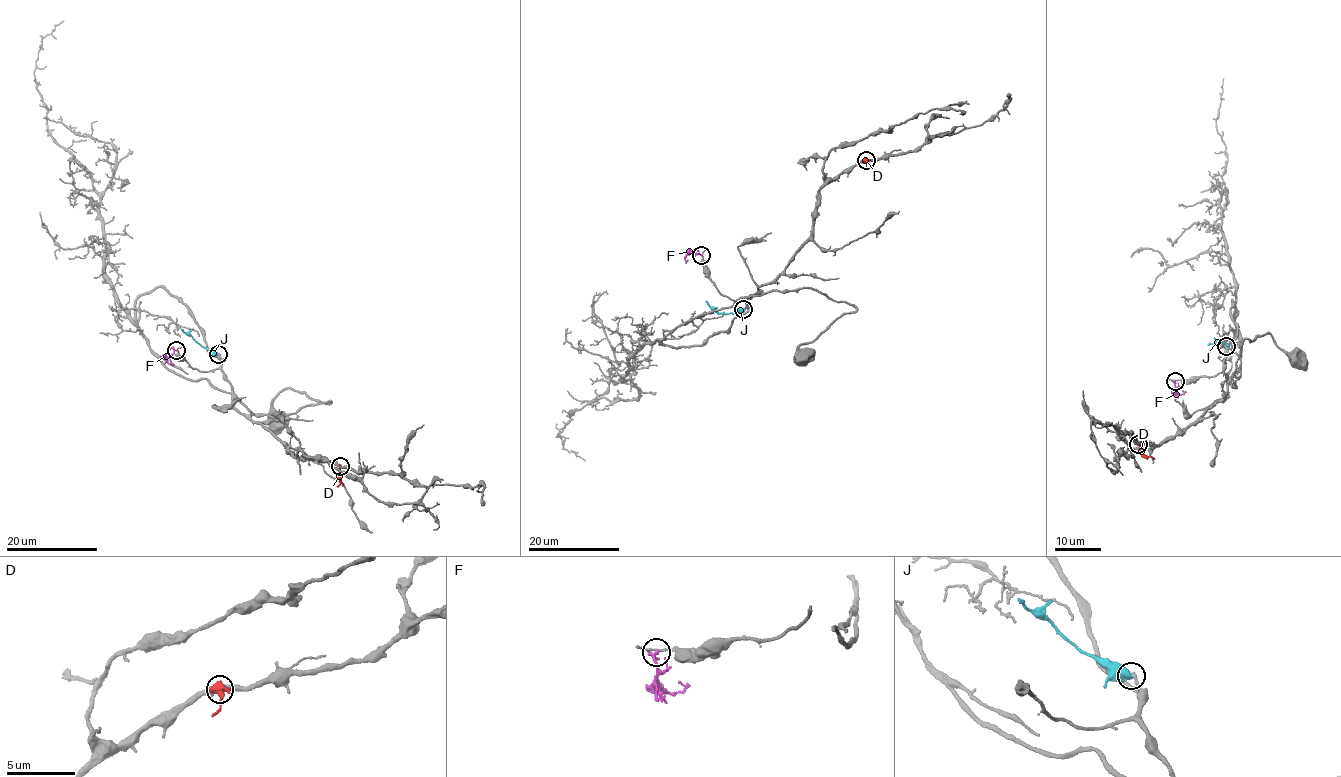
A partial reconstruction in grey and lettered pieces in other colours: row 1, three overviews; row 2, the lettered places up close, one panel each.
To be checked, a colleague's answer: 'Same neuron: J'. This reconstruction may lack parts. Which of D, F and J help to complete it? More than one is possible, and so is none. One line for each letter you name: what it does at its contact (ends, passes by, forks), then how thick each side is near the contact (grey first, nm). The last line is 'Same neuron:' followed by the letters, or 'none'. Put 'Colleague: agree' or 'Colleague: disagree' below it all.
Same neuron: none
Colleague: disagree

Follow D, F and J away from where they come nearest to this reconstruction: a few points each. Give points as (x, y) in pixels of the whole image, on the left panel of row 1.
D: (340, 466), (337, 487)
F: (176, 350), (160, 359)
J: (218, 354), (212, 354), (180, 329)

